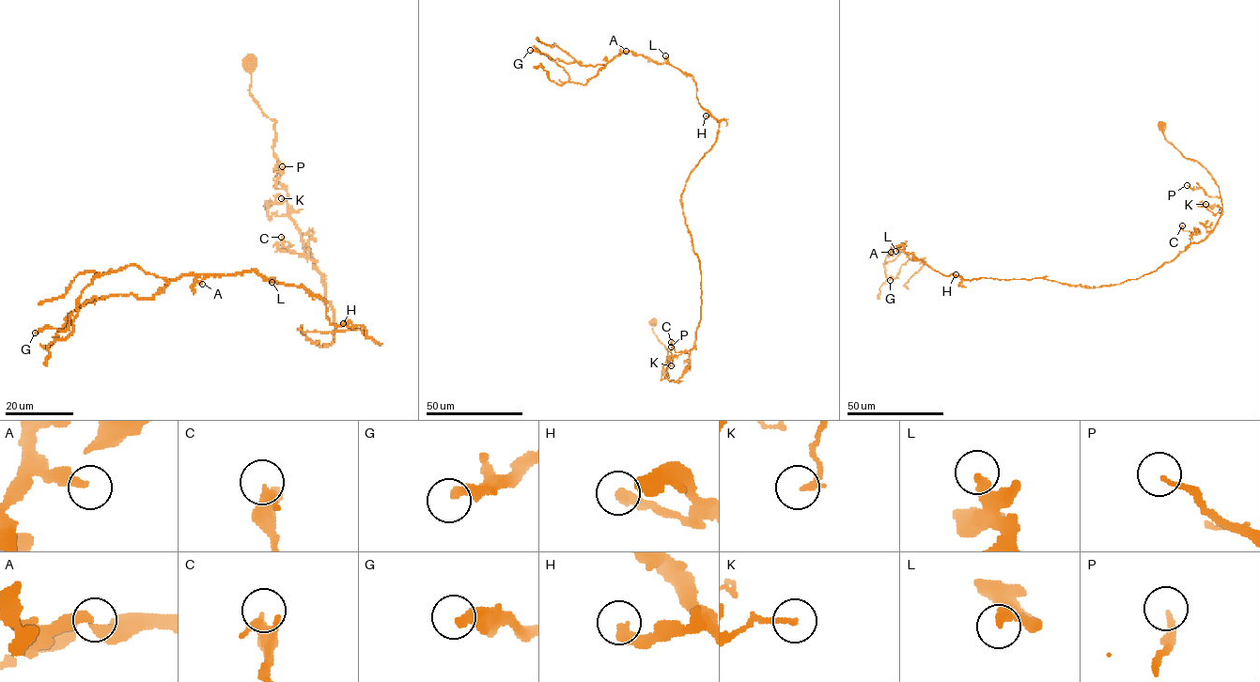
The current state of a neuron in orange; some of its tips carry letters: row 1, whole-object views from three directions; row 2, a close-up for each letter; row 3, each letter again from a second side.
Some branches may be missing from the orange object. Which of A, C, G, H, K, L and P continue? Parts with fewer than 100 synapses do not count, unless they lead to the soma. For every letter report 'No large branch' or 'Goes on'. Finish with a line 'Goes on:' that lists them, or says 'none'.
A: No large branch
C: No large branch
G: No large branch
H: No large branch
K: No large branch
L: No large branch
P: No large branch
Goes on: none

